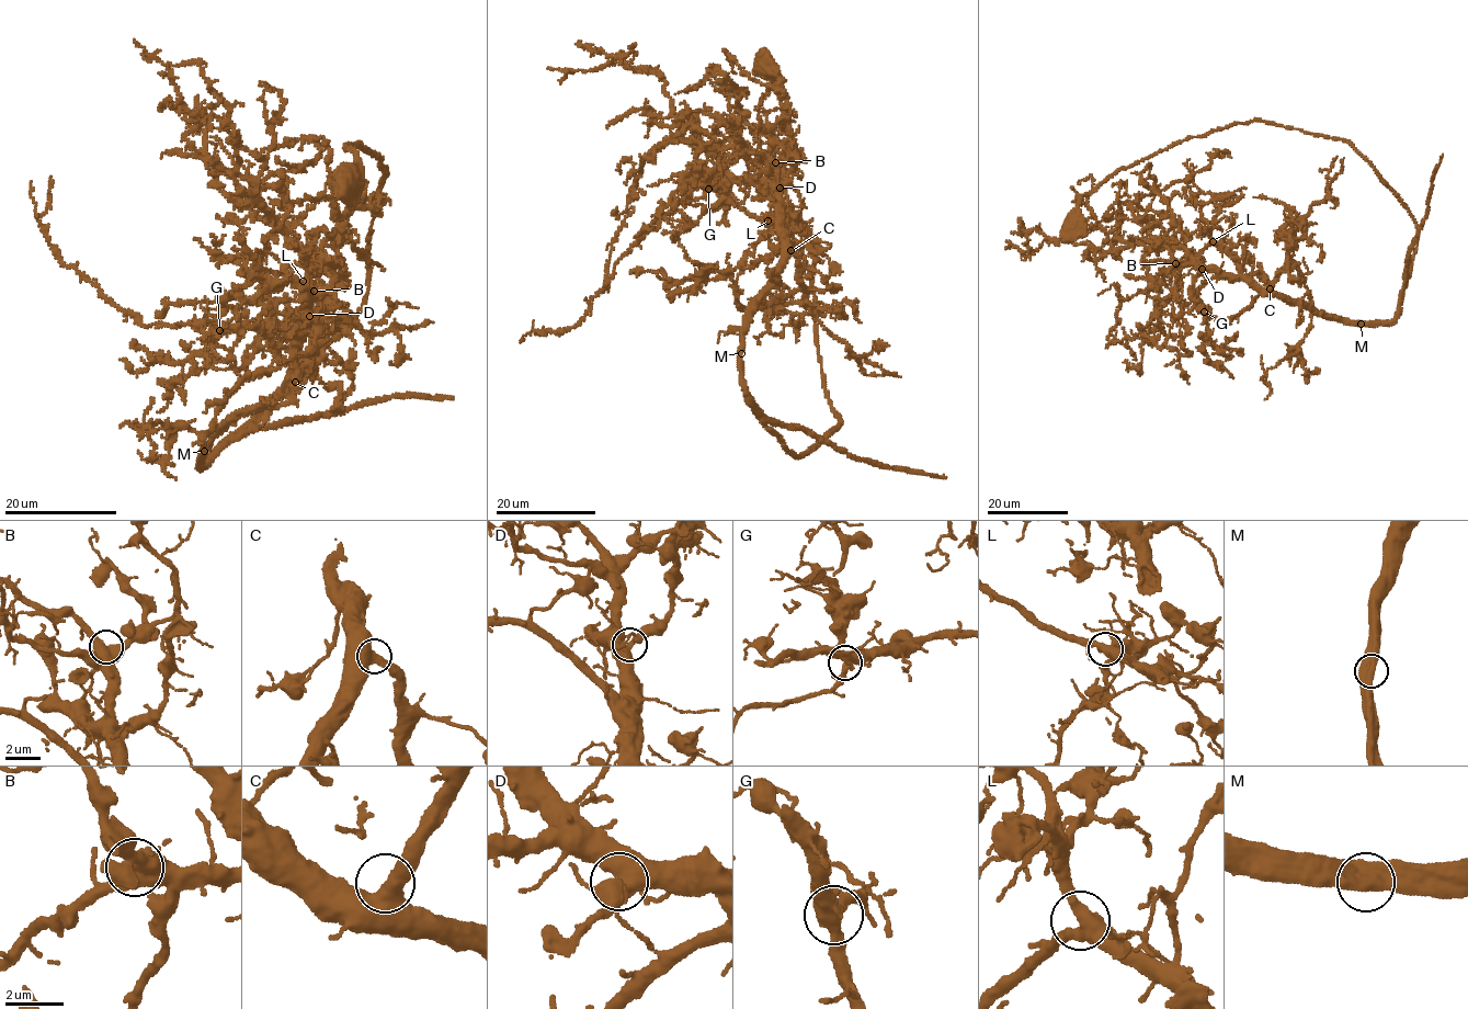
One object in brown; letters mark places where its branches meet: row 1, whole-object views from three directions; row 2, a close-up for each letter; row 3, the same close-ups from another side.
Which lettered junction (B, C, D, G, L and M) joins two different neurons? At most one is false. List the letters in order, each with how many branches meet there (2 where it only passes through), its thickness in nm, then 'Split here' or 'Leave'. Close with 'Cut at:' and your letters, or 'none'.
B: Branches: 3. Thickness 480 nm. Leave
C: Branches: 2. Thickness 550 nm. Leave
D: Branches: 3. Thickness 400 nm. Leave
G: Branches: 3. Thickness 480 nm. Leave
L: Branches: 3. Thickness 440 nm. Leave
M: Branches: 2. Thickness 650 nm. Leave
Cut at: none

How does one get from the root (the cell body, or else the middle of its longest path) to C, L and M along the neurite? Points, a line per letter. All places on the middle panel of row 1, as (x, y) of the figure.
C: (765, 67), (759, 116), (841, 423), (797, 456), (753, 408), (740, 354), (746, 310), (791, 250)
L: (765, 67), (759, 116), (841, 423), (797, 456), (741, 364), (746, 310), (782, 259), (767, 220)
M: (765, 67), (771, 82), (759, 116), (800, 238), (821, 377), (840, 426), (795, 455), (753, 408), (740, 353)

